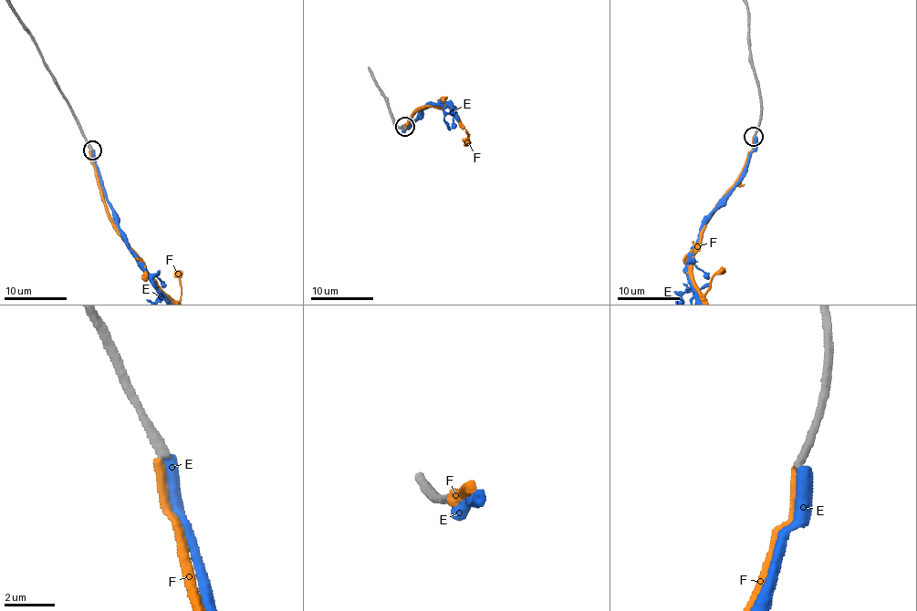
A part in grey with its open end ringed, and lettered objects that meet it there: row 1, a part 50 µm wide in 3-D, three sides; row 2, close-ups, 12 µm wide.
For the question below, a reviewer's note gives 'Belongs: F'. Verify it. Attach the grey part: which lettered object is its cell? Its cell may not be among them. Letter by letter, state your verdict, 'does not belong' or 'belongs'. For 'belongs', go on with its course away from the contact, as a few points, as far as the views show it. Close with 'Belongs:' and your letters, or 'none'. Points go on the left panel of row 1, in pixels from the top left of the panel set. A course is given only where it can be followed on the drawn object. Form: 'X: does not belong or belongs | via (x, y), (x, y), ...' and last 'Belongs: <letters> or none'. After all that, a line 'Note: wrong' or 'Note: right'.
E: does not belong
F: does not belong
Belongs: none
Note: wrong

